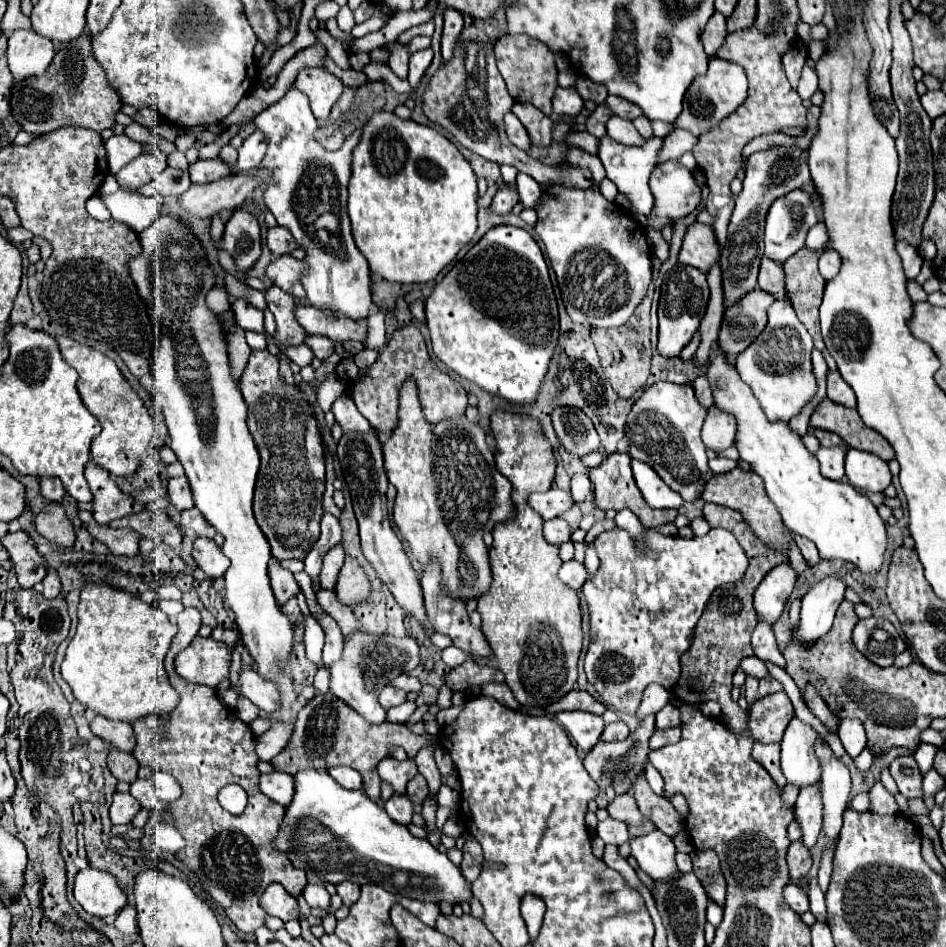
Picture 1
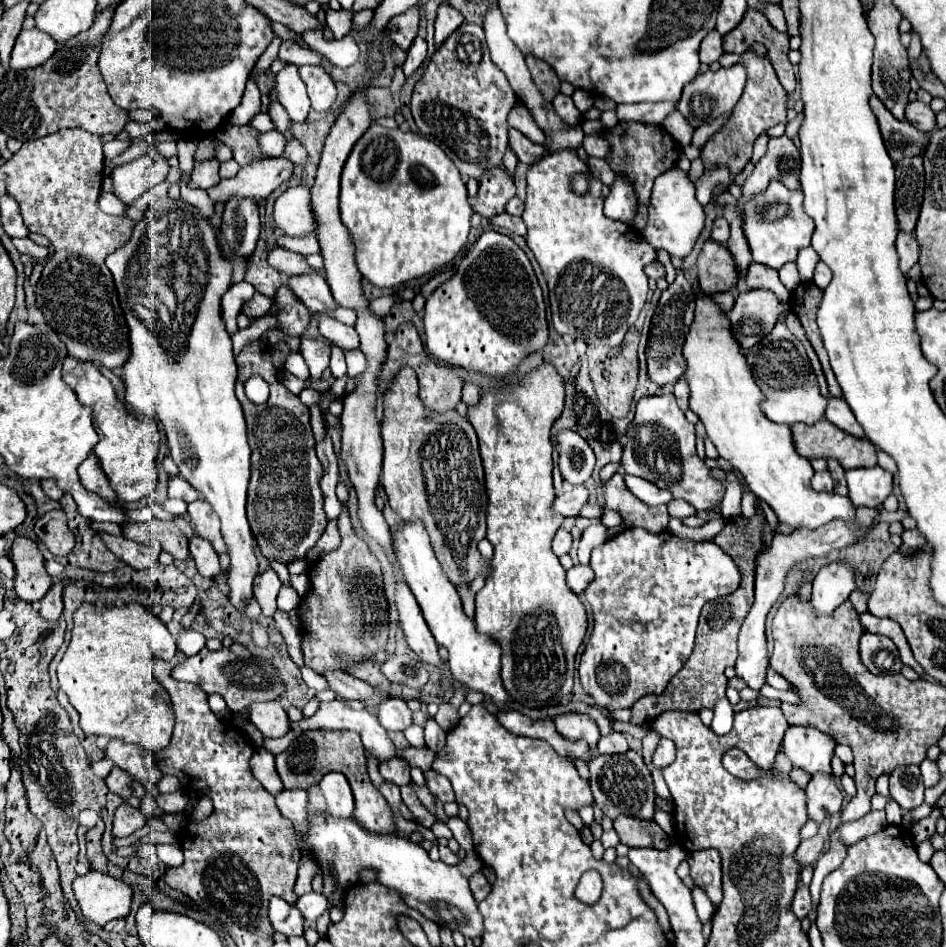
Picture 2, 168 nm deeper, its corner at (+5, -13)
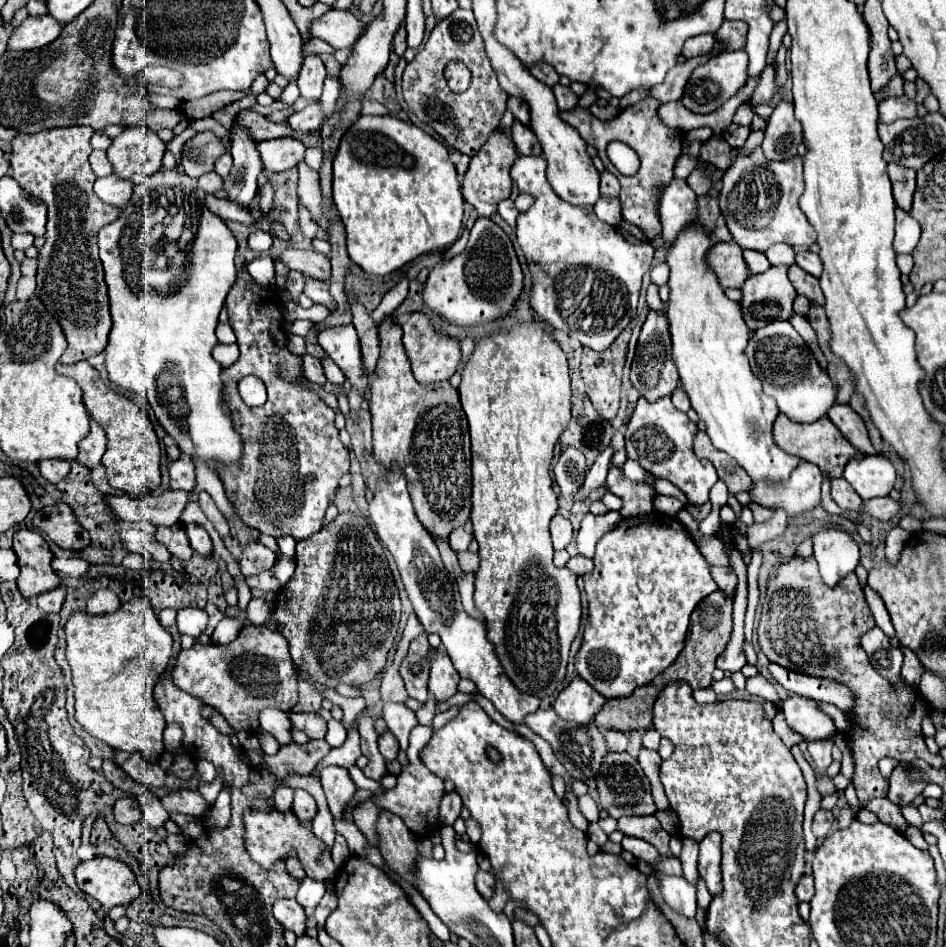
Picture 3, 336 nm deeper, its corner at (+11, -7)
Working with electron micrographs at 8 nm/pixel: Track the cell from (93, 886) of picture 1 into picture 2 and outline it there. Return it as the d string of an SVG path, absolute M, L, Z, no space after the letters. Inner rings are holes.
M89 871L73 881L73 891L87 921L105 925L113 919L125 919L131 911L133 887L125 881L105 875L101 871Z

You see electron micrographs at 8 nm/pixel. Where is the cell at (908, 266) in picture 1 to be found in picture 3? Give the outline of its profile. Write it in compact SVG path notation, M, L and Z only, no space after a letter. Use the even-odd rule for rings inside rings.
M895 209L895 241L893 247L897 253L913 253L919 243L921 227L919 223L903 209Z

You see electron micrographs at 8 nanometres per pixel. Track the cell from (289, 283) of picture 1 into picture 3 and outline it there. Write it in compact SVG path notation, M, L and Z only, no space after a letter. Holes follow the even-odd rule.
M307 277L307 279L305 279L305 289L303 289L303 293L305 293L313 303L321 303L321 305L325 305L325 307L331 309L331 311L337 311L337 301L331 297L329 285L327 285L325 281L317 281L317 279Z

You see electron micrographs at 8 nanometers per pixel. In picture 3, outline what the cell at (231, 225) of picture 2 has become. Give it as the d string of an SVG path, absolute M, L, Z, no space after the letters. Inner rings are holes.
M233 129L233 169L225 177L223 191L227 193L227 199L249 209L253 197L257 195L257 177L263 171L259 153L255 149L255 141L241 129Z

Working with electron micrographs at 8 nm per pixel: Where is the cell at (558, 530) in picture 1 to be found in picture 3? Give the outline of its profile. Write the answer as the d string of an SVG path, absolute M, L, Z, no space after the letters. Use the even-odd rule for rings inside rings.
M555 515L551 521L551 537L553 537L555 551L561 551L571 543L571 533L573 533L571 523L561 515Z

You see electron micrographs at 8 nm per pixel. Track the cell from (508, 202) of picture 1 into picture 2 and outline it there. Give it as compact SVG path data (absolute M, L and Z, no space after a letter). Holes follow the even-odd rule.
M505 167L487 169L479 181L479 191L473 201L473 211L483 217L503 213L505 203L515 195L515 183Z

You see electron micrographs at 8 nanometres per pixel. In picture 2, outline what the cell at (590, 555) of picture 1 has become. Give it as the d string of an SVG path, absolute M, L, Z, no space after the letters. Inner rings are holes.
M597 523L597 525L589 525L583 535L581 535L581 541L579 541L579 549L577 549L577 555L579 555L579 563L587 565L589 563L589 557L591 557L591 551L599 545L603 545L607 541L607 527L603 523Z

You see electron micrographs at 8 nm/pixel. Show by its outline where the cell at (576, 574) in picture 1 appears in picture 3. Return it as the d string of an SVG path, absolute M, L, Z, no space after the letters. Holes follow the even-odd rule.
M577 555L577 557L571 557L571 559L569 559L567 567L569 567L575 575L585 575L585 573L589 573L589 571L593 569L593 561L587 559L587 557Z

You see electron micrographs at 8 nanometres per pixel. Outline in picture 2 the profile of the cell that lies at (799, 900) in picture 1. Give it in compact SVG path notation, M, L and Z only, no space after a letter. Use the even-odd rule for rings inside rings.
M799 885L799 889L795 891L795 897L793 897L793 913L803 919L807 917L807 913L811 911L811 893L809 893L809 887L807 885Z

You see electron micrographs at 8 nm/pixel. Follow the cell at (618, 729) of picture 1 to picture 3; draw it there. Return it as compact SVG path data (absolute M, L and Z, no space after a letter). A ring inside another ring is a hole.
M603 731L603 737L607 741L607 749L609 751L625 751L627 749L629 737L625 733L619 733L619 731Z

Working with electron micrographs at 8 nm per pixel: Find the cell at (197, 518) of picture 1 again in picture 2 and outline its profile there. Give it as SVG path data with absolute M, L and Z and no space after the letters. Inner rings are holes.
M197 499L197 501L189 503L189 515L191 515L191 521L195 525L195 533L201 535L203 539L211 541L219 555L225 553L227 545L225 545L221 529L219 529L219 517L211 509L211 505L205 499Z

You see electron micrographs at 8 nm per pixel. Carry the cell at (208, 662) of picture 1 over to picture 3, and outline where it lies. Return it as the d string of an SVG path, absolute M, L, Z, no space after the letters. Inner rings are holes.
M267 625L243 627L237 639L227 645L195 643L191 649L181 651L177 657L177 665L173 669L173 683L185 689L187 693L199 697L205 705L217 709L235 731L257 733L259 731L257 715L261 709L275 707L281 711L291 711L293 705L297 703L297 675L295 675L293 661L287 649L287 639L281 633L271 631Z

